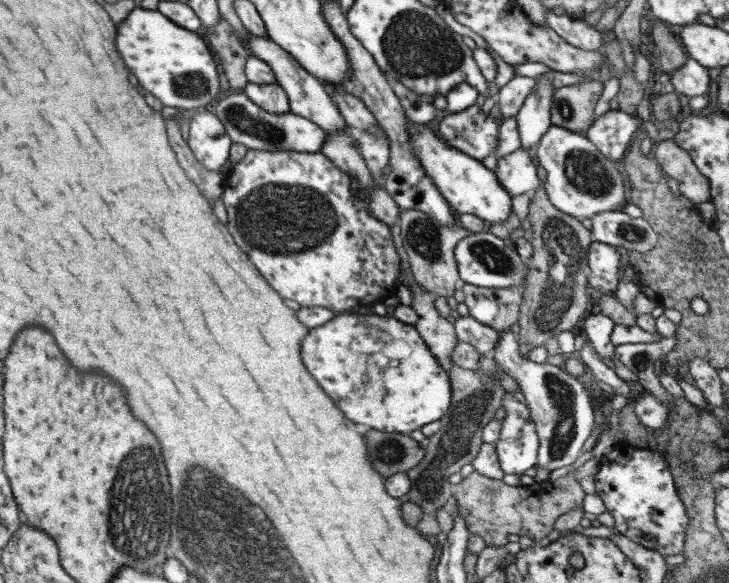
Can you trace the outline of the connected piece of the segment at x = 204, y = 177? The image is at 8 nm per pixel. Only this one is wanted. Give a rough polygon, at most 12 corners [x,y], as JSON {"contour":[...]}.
{"contour":[[165,120],[169,146],[185,176],[213,203],[223,177],[197,163],[179,123]]}

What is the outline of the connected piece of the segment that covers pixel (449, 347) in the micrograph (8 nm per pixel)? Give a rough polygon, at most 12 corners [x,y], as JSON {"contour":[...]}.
{"contour":[[414,280],[407,288],[417,314],[412,327],[443,364],[458,343],[437,313],[435,296]]}

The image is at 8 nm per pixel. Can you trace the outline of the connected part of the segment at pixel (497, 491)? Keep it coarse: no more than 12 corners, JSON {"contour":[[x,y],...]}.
{"contour":[[473,471],[453,499],[485,547],[537,541],[582,509],[571,471],[509,486]]}

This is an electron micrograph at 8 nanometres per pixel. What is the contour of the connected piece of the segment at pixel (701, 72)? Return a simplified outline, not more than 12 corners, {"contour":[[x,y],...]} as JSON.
{"contour":[[691,57],[670,76],[677,94],[703,96],[708,70]]}

